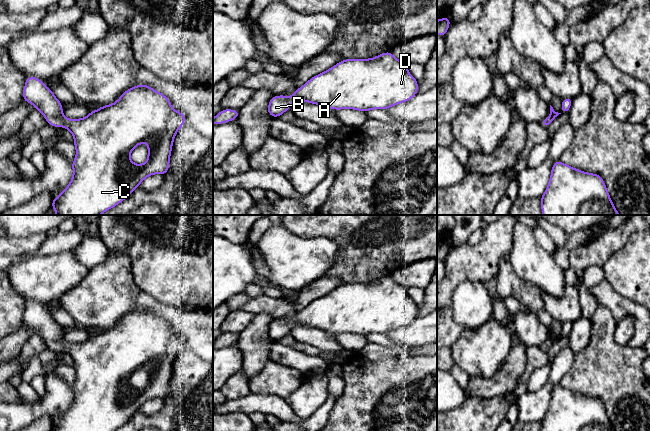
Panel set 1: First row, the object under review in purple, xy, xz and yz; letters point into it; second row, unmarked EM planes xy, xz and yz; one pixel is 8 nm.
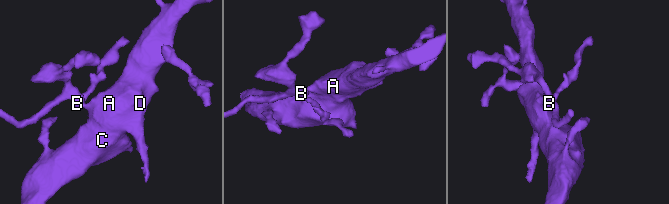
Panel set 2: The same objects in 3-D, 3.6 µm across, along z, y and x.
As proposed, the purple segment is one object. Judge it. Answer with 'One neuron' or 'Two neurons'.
One neuron

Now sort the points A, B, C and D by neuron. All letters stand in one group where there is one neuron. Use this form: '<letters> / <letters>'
A B C D

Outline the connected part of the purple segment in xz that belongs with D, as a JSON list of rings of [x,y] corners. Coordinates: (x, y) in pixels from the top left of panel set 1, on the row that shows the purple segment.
[[[391,51],[370,59],[344,59],[323,73],[309,79],[292,96],[273,96],[267,112],[278,118],[291,107],[293,101],[305,101],[334,110],[385,110],[411,100],[418,93],[419,82],[407,70],[407,64],[396,59]]]

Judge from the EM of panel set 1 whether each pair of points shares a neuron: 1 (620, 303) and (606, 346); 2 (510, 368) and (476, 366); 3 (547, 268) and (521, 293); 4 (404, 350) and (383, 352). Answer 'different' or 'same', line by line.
1: different
2: different
3: different
4: same

